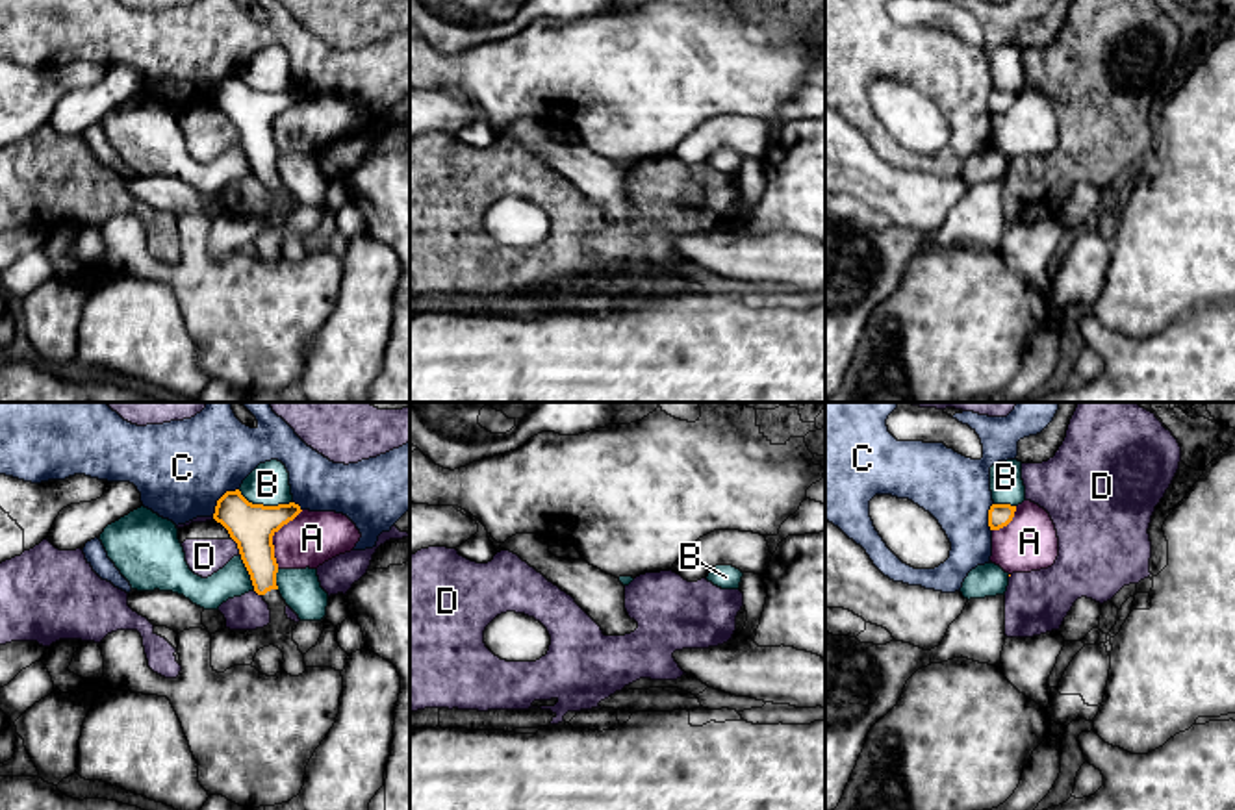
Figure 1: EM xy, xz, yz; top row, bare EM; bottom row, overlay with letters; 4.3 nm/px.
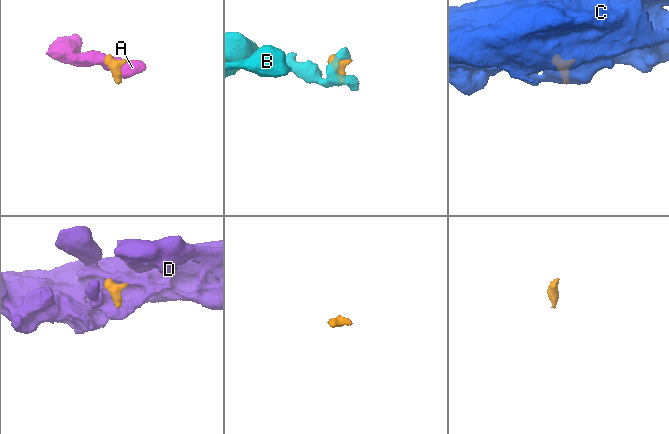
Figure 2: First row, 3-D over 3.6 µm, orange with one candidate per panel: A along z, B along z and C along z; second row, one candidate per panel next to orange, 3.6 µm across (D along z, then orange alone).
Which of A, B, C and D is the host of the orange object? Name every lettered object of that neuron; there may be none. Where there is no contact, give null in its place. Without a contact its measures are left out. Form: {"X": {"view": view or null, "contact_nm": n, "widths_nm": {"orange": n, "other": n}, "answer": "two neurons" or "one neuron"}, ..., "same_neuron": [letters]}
{"A": {"view": "xy", "contact_nm": 280, "widths_nm": {"orange": 190, "other": 240}, "answer": "two neurons"}, "B": {"view": "xy", "contact_nm": 240, "widths_nm": {"orange": 190, "other": 180}, "answer": "two neurons"}, "C": {"view": "xy", "contact_nm": 170, "widths_nm": {"orange": 190, "other": 420}, "answer": "two neurons"}, "D": {"view": "xy", "contact_nm": 80, "widths_nm": {"orange": 190, "other": 160}, "answer": "two neurons"}, "same_neuron": []}

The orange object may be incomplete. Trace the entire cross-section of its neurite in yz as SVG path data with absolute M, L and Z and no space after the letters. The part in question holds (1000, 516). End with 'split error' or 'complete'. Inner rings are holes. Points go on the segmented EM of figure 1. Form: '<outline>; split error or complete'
M992 504L988 510L990 530L999 530L1007 526L1014 517L1016 506L1011 504Z; complete

